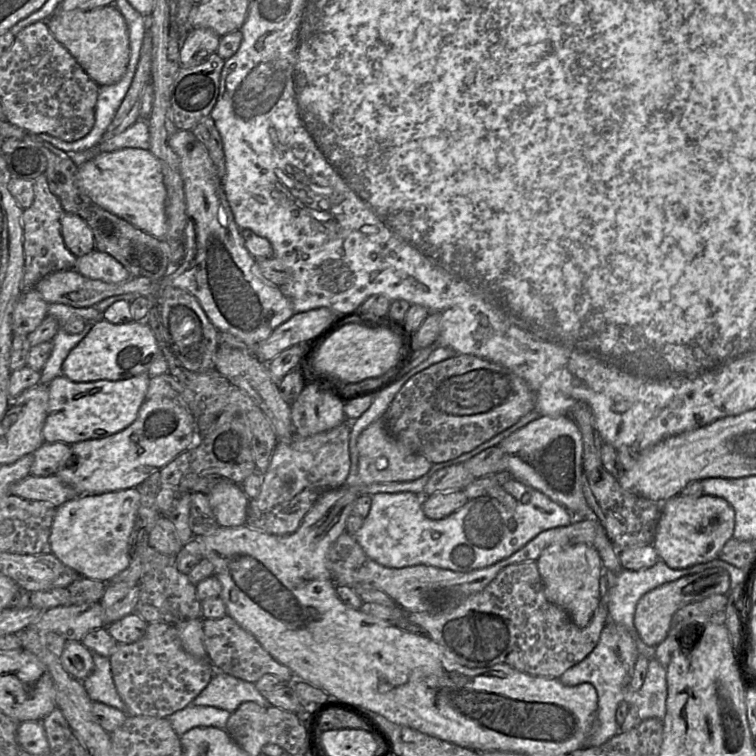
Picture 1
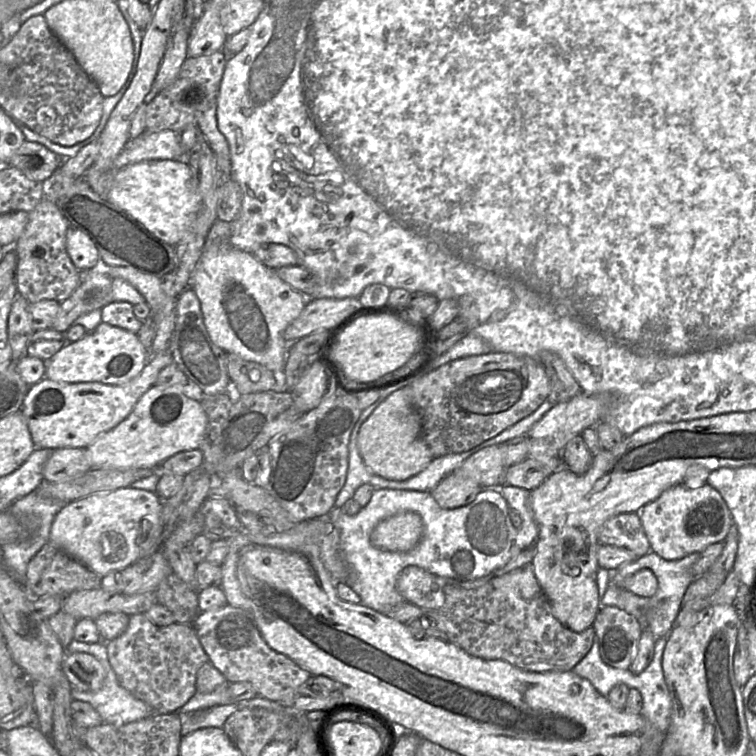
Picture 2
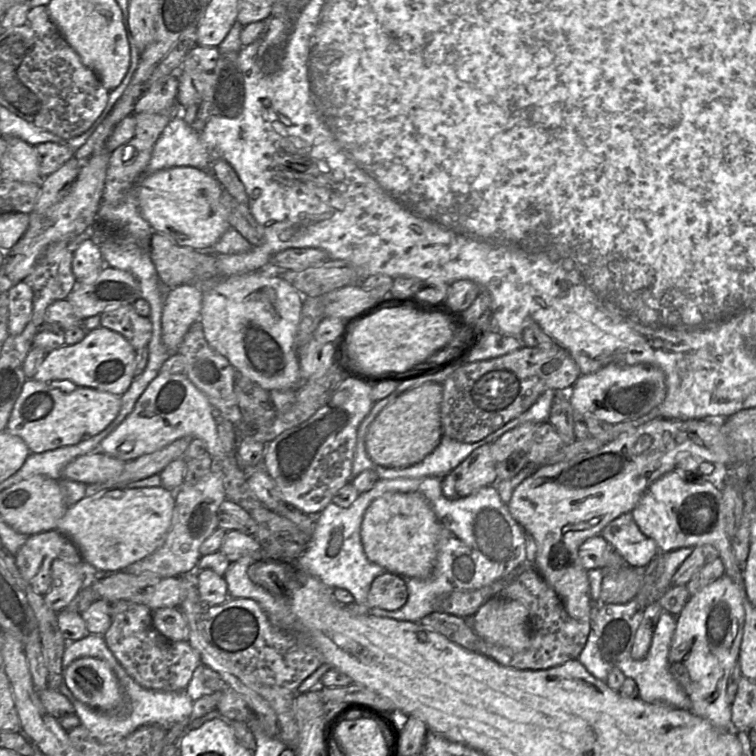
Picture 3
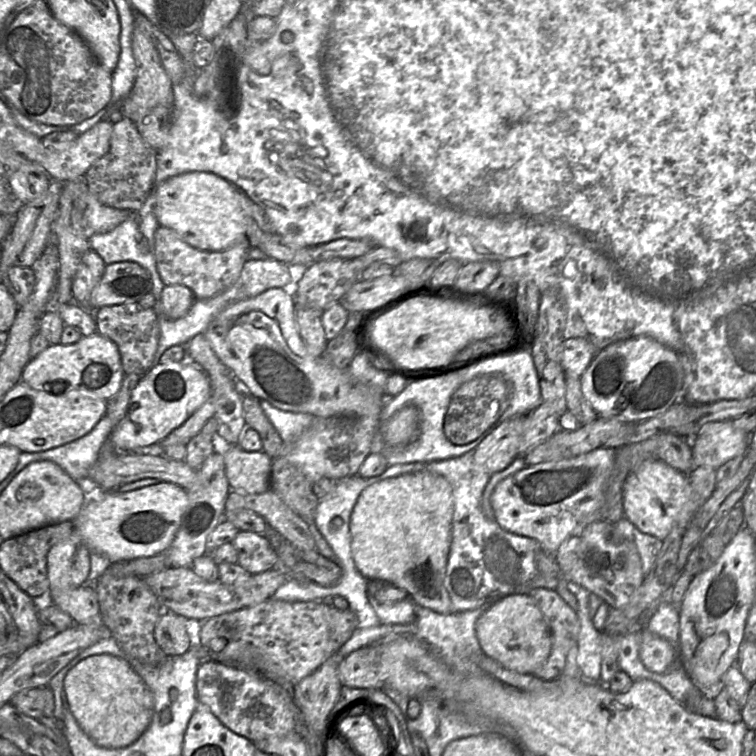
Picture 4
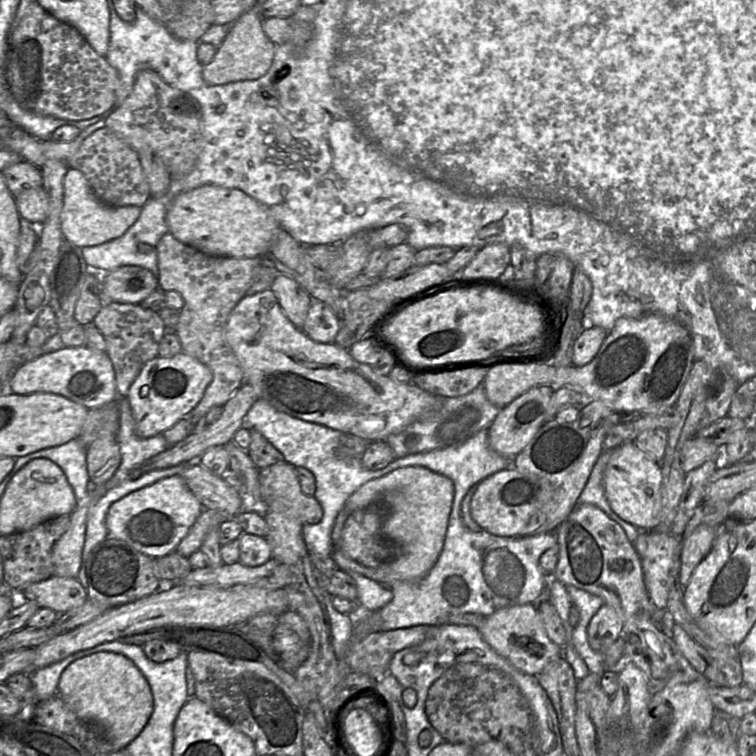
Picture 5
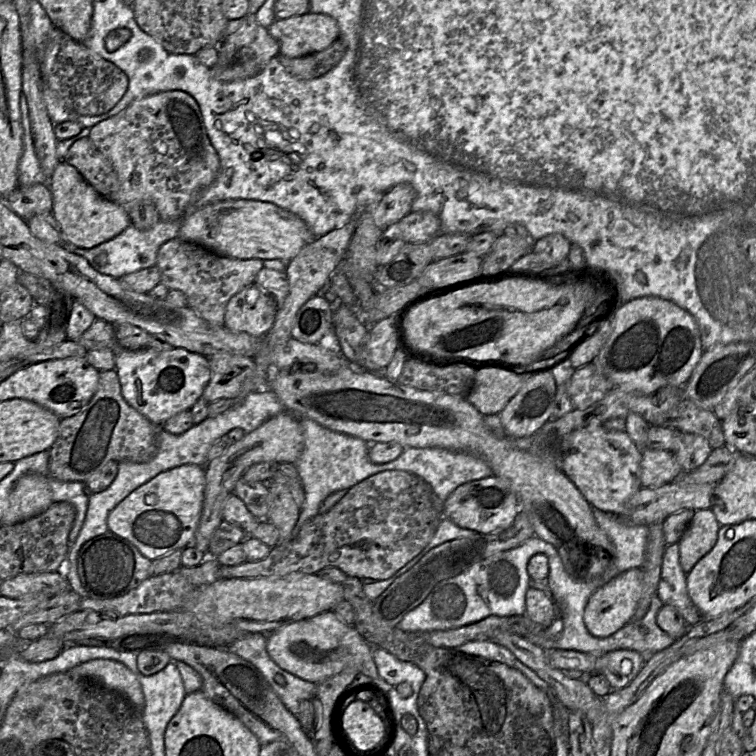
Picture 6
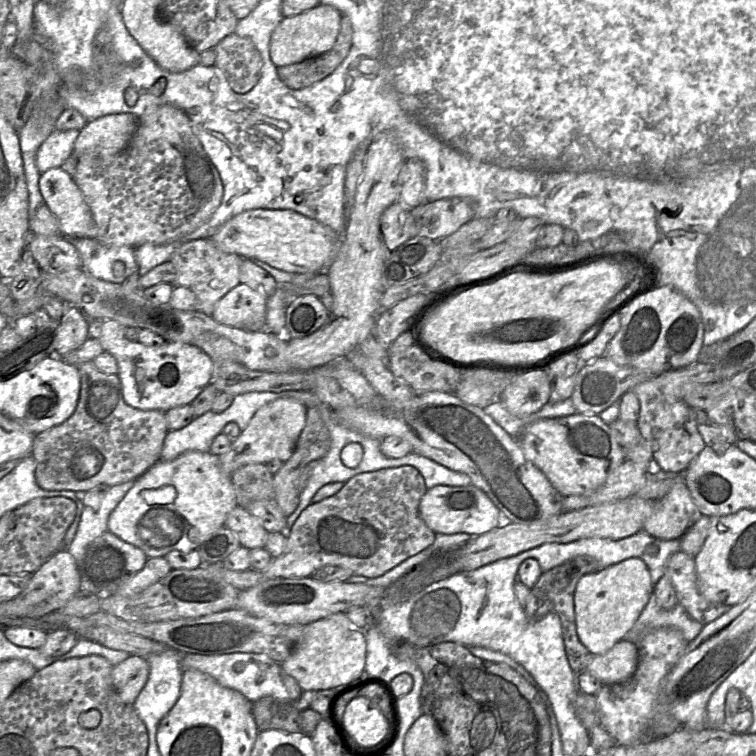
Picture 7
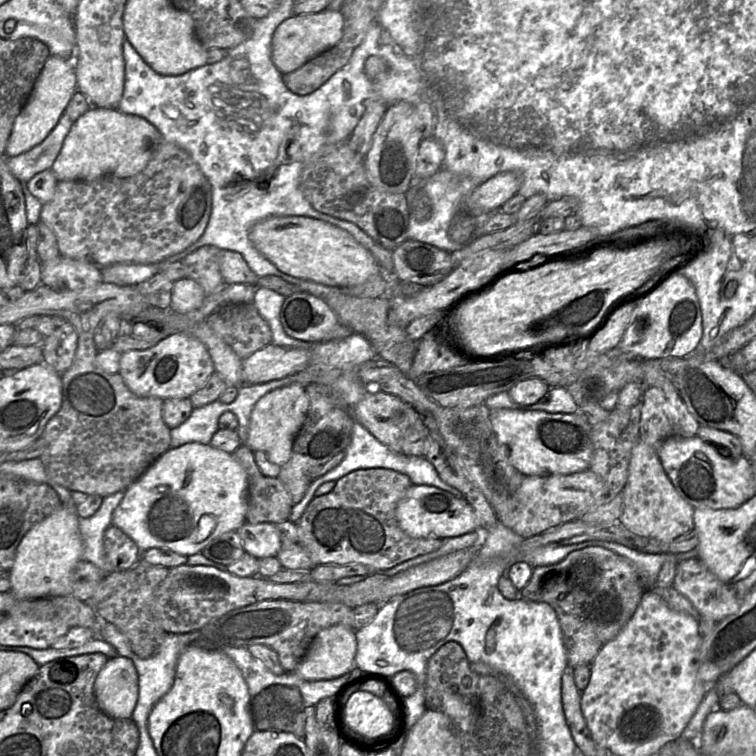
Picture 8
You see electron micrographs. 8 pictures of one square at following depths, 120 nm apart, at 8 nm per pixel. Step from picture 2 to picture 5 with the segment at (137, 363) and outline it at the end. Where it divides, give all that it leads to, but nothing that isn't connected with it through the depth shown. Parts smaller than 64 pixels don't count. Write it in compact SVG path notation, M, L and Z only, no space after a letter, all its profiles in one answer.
M86 345L63 347L19 366L7 382L7 391L25 395L34 392L54 393L88 409L102 407L117 399L115 372L108 354Z

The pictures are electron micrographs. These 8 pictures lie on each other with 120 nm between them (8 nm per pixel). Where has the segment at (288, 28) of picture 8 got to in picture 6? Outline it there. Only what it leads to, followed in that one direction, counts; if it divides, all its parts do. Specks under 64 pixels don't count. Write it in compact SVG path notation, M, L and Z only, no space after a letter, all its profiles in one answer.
M314 12L276 19L268 32L278 42L279 54L288 58L323 51L340 37L340 29L334 18Z

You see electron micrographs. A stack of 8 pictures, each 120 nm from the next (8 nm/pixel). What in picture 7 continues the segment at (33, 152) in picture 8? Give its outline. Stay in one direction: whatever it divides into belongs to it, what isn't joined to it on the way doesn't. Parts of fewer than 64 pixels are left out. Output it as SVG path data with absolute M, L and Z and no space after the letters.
M54 129L43 141L36 154L36 166L40 173L51 168L61 167L63 162L73 153L74 143L80 130Z

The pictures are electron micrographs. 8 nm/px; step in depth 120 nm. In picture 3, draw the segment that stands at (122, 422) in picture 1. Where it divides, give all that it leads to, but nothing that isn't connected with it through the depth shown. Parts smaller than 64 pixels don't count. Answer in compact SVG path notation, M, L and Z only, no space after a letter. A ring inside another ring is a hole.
M183 284L167 288L162 309L162 341L171 352L178 352L188 330L200 320L203 292L195 284ZM27 379L12 409L6 430L21 437L31 453L43 453L77 444L103 431L118 415L121 395L87 387L70 393L48 383Z

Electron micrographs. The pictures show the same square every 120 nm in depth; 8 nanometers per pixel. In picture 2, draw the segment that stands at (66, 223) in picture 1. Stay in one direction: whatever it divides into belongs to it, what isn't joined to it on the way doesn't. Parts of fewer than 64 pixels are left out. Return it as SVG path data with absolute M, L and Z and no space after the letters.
M69 226L66 231L66 251L74 266L82 273L95 271L101 262L91 238L73 226Z

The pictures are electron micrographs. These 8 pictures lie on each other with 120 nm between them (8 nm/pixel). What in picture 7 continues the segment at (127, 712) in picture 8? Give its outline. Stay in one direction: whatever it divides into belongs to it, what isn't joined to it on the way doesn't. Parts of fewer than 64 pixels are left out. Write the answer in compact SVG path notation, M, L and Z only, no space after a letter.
M129 656L112 667L112 683L120 699L134 704L149 676L149 664L141 656Z

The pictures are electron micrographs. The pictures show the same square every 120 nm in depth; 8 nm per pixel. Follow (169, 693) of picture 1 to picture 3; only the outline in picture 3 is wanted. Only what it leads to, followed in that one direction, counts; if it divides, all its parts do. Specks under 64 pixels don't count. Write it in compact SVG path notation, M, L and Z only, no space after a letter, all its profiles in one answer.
M118 600L111 605L111 626L105 642L126 673L140 686L159 691L186 690L194 670L201 664L198 652L188 641L173 641L154 626L153 610L143 604Z

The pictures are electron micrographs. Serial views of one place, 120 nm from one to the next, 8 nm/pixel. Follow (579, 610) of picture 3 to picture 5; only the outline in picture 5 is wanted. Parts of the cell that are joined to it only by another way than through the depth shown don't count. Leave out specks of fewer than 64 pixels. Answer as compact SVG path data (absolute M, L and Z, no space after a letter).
M516 469L499 471L479 482L471 498L470 513L473 520L485 531L501 537L525 537L543 533L554 533L556 528L578 505L579 496L587 481L582 480L576 493L567 493L564 488L553 492L547 479L530 473L521 473Z

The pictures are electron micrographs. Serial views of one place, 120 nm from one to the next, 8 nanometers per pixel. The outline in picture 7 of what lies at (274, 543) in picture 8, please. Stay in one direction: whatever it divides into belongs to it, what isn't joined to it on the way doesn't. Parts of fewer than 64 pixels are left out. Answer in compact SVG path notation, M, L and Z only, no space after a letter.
M240 505L228 514L225 526L238 536L241 546L249 550L266 545L269 532L257 517Z

